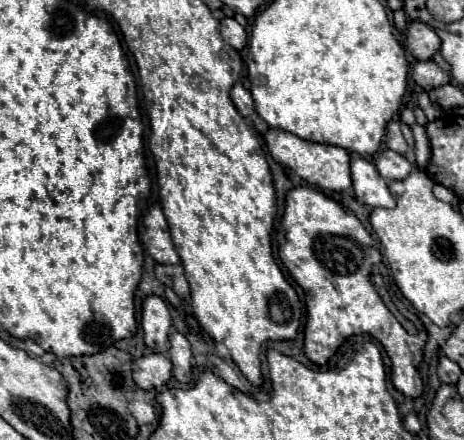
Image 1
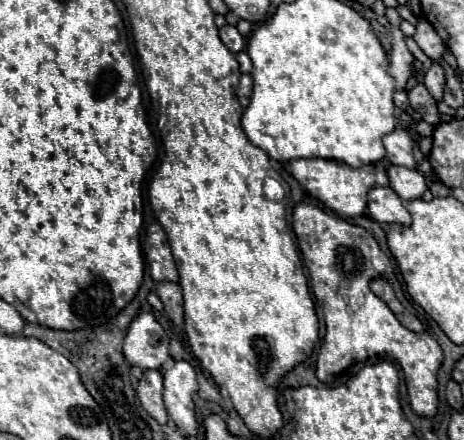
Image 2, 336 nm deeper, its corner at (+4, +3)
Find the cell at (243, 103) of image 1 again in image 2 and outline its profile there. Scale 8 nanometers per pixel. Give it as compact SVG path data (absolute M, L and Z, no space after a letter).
M242 74L240 84L238 84L238 90L236 90L236 96L238 96L238 100L240 100L242 108L246 108L246 106L248 106L250 94L252 94L252 78L250 78L250 74Z

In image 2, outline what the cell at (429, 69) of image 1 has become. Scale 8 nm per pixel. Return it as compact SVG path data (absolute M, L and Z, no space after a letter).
M432 62L424 76L424 86L430 90L430 94L440 100L442 98L442 88L444 88L444 68L438 62Z

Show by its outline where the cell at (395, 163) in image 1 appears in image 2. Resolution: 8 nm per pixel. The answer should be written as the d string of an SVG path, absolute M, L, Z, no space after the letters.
M390 166L388 168L388 178L390 178L390 188L402 198L402 200L414 200L420 198L428 182L426 178L414 170L414 168L404 168L404 166Z

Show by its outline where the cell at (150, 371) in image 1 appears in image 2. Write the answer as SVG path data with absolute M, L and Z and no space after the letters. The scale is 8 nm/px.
M146 370L138 384L138 400L144 406L144 410L160 424L166 424L168 414L166 406L162 402L162 372L160 370Z

